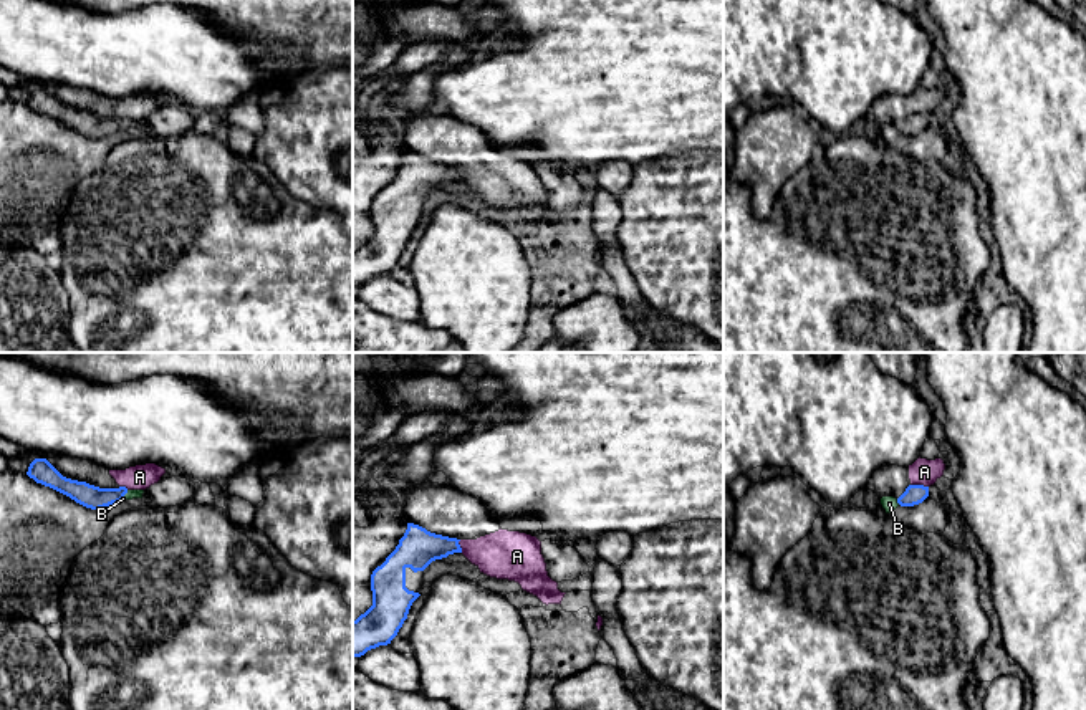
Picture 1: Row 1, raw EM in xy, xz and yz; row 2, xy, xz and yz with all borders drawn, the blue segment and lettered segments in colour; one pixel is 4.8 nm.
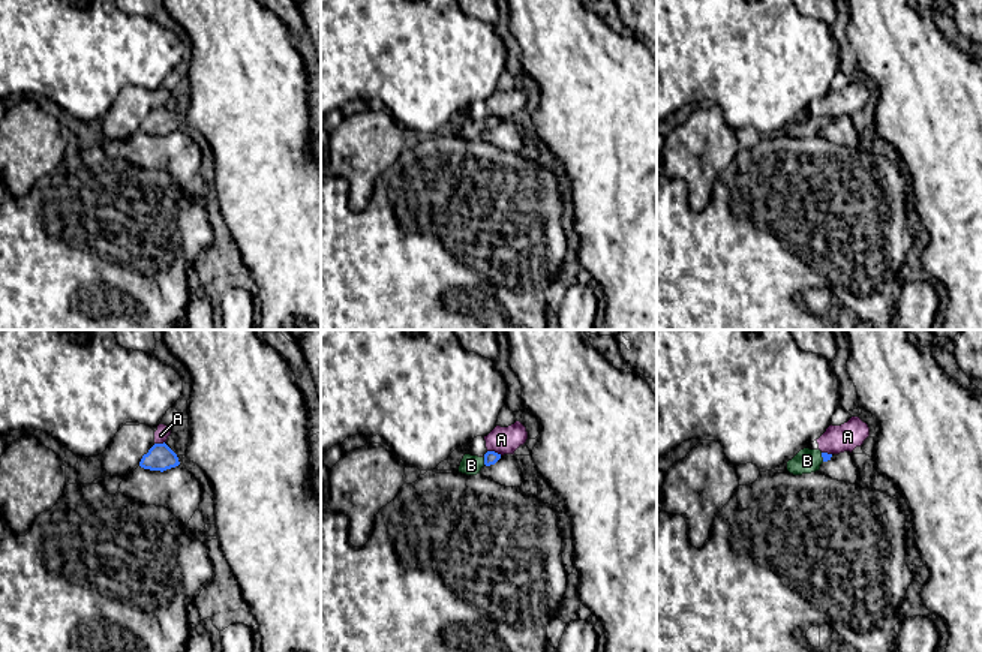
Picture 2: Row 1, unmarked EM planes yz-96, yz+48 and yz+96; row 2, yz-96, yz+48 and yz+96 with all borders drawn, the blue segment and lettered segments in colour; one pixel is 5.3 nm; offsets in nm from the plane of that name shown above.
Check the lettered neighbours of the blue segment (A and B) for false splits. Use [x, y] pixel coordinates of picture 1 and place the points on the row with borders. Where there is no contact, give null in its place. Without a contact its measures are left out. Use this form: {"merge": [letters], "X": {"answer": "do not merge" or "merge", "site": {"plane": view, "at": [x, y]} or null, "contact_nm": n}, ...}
{"merge": ["B"], "A": {"answer": "do not merge", "site": {"plane": "yz", "at": [919, 485]}, "contact_nm": 90}, "B": {"answer": "merge", "site": {"plane": "yz", "at": [898, 502]}, "contact_nm": 40}}

